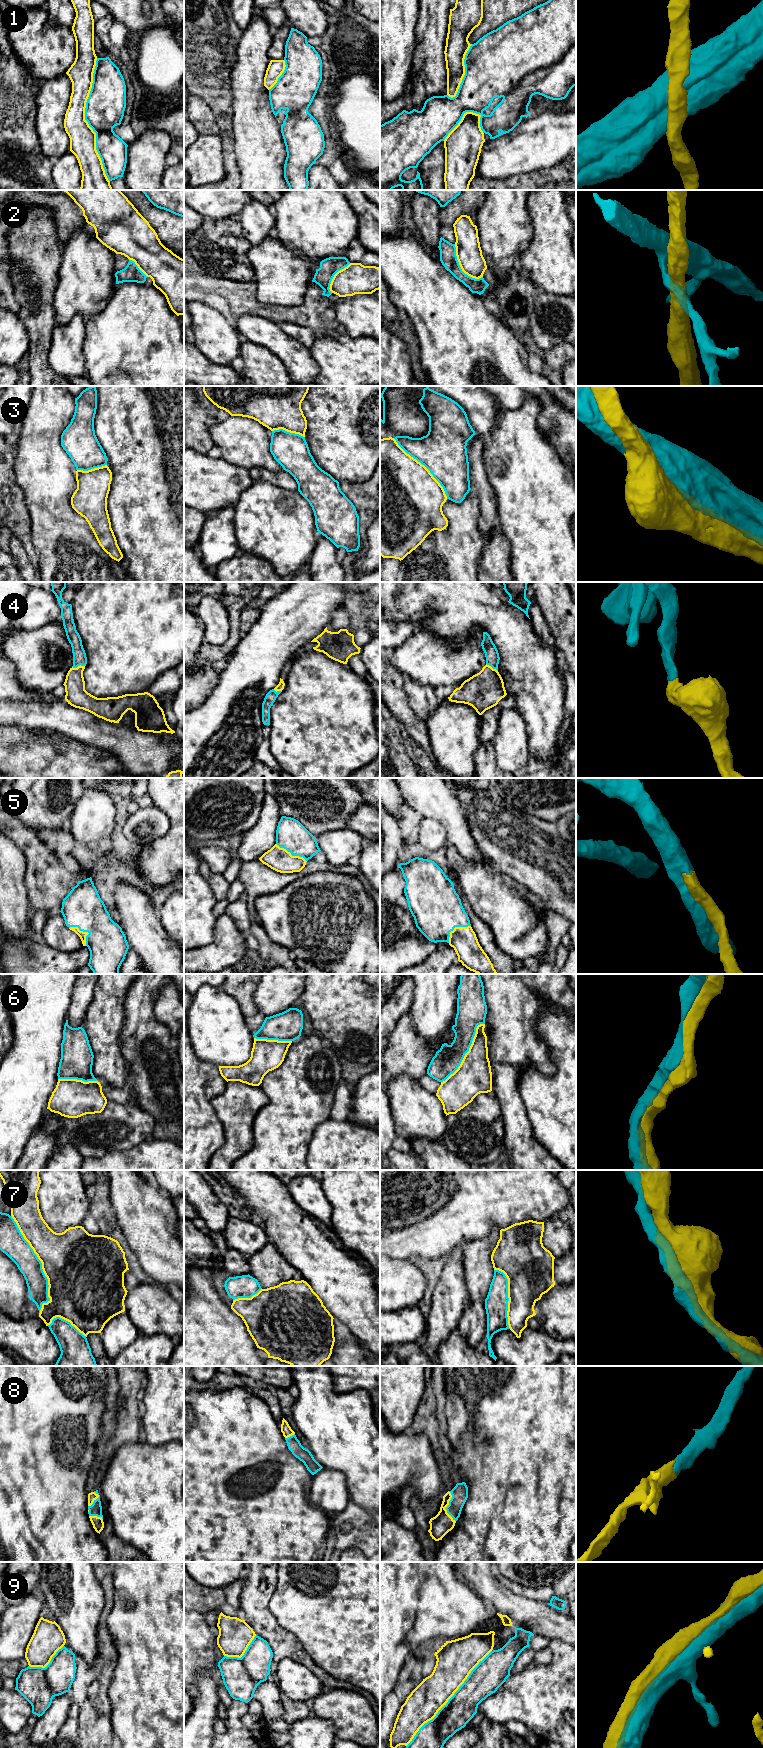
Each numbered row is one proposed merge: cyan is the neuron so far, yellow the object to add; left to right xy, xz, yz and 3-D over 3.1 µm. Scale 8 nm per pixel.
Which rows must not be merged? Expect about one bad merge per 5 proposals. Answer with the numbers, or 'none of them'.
1, 2, 7

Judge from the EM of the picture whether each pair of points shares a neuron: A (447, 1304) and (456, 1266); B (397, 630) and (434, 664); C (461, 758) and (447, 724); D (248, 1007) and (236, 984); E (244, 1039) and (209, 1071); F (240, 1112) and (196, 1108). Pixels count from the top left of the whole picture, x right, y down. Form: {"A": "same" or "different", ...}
{"A": "same", "B": "same", "C": "same", "D": "same", "E": "different", "F": "different"}

